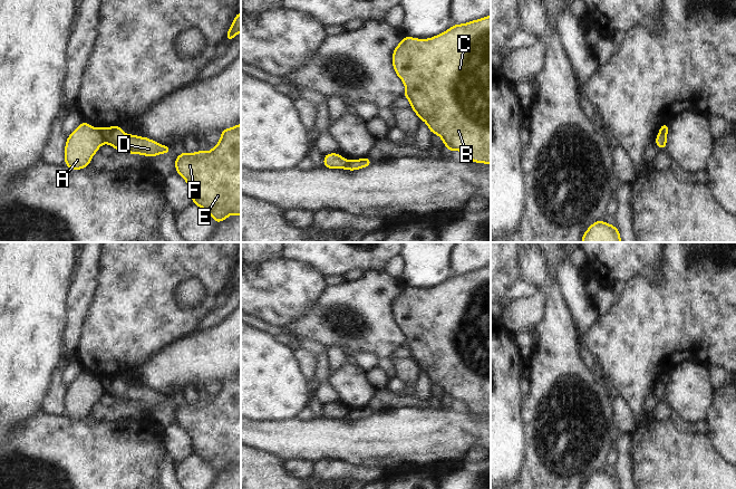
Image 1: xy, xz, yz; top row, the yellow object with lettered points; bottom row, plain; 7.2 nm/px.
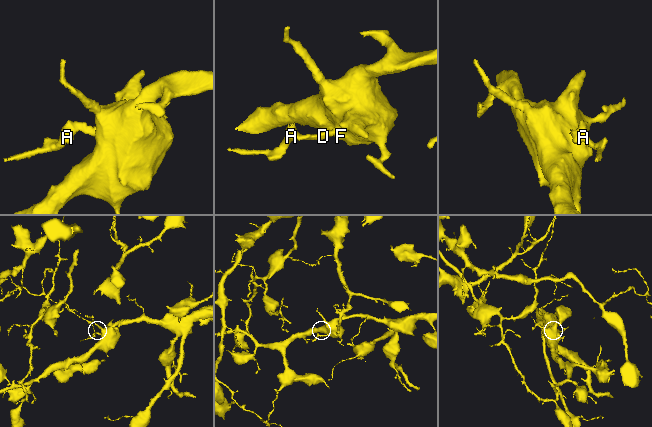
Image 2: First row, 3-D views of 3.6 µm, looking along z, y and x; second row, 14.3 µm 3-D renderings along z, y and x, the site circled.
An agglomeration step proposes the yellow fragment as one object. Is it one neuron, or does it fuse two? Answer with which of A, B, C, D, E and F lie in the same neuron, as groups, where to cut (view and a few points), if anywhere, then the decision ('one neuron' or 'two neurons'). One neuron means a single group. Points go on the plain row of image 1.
A / B C D E F; cut in xy along (96, 379), (105, 392); two neurons

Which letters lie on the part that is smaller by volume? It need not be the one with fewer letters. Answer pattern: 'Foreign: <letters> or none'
Foreign: A

